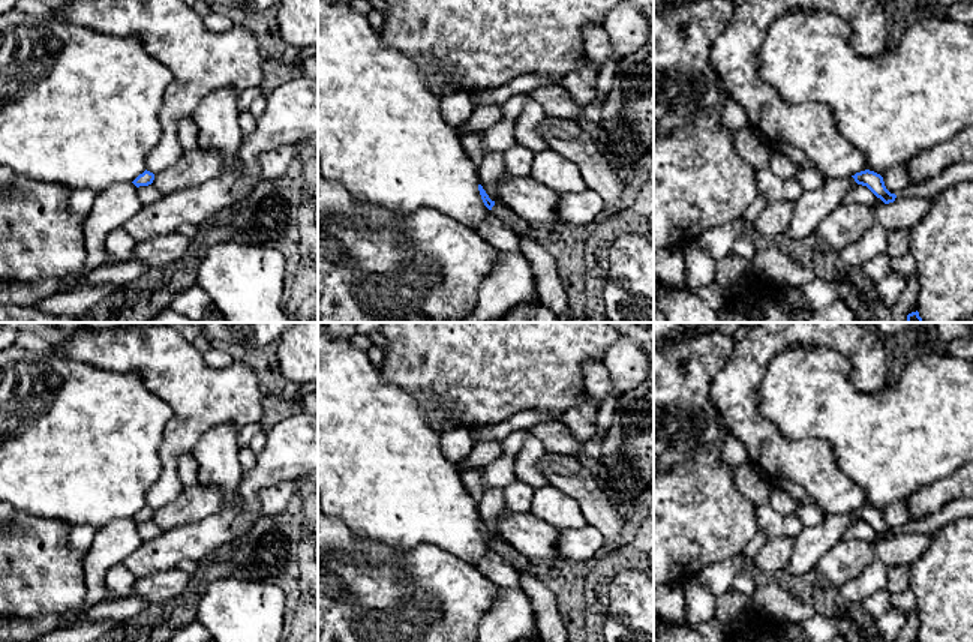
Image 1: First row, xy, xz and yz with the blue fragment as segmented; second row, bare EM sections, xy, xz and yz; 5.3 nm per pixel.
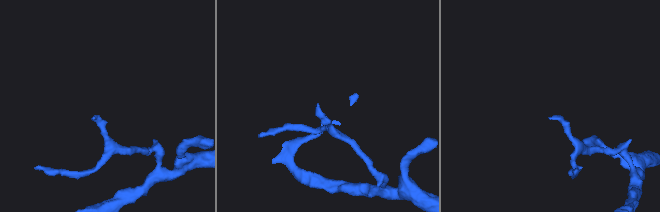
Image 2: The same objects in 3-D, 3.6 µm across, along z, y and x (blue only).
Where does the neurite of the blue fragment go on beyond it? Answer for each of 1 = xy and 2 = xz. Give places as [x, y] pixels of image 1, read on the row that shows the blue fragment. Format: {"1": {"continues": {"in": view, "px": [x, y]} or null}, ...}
{"1": {"continues": null}, "2": {"continues": null}}

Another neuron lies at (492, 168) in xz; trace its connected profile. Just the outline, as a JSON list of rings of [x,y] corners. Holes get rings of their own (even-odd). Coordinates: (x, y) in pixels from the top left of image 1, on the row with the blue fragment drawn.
[[[486,152],[477,168],[480,184],[495,202],[501,202],[496,194],[496,184],[504,177],[505,171],[504,153],[501,152]]]

